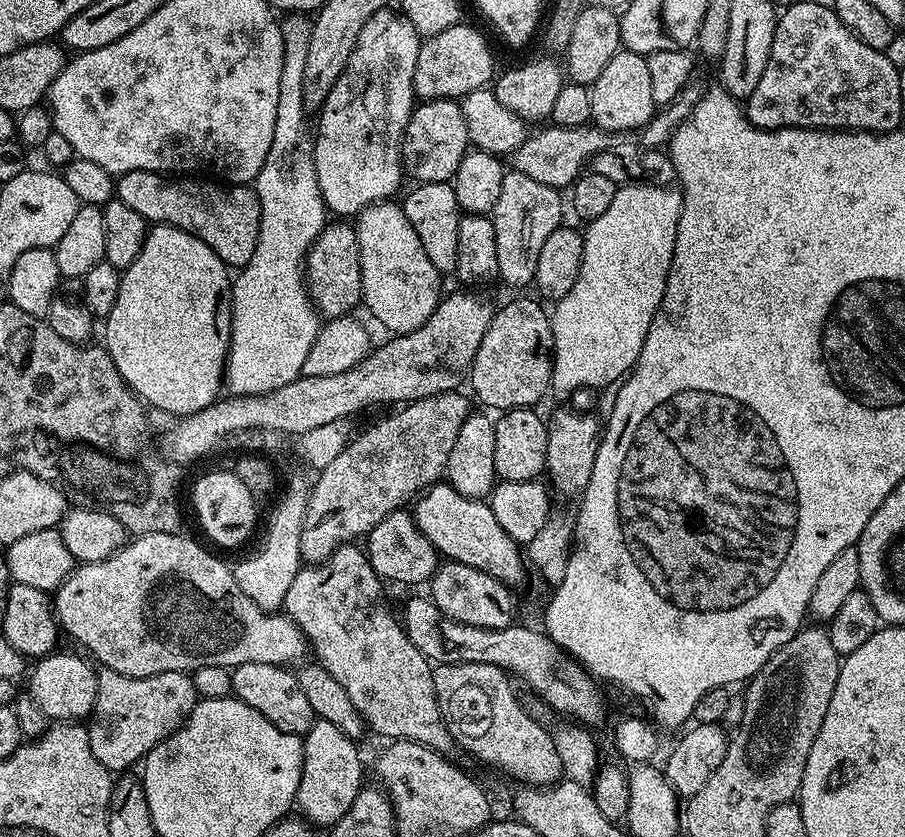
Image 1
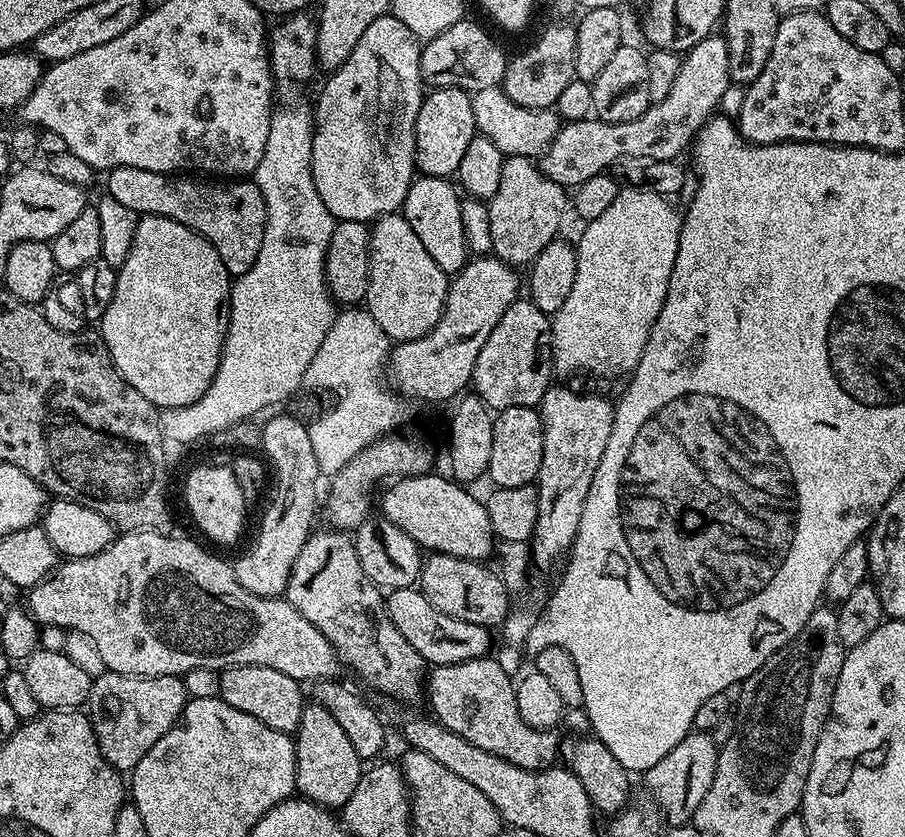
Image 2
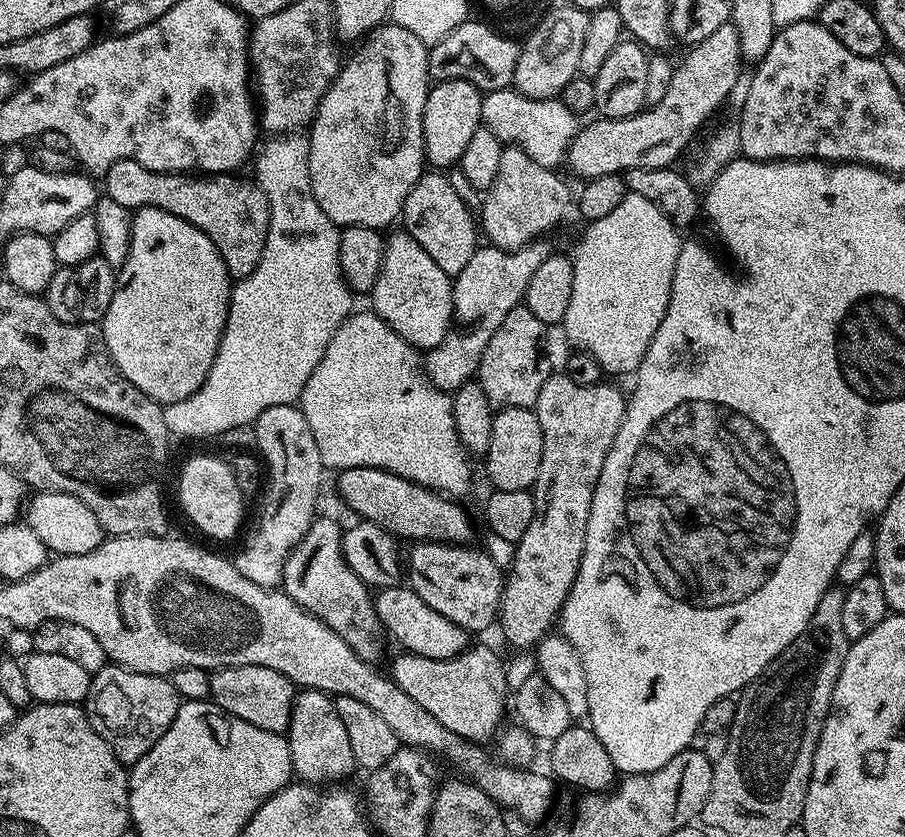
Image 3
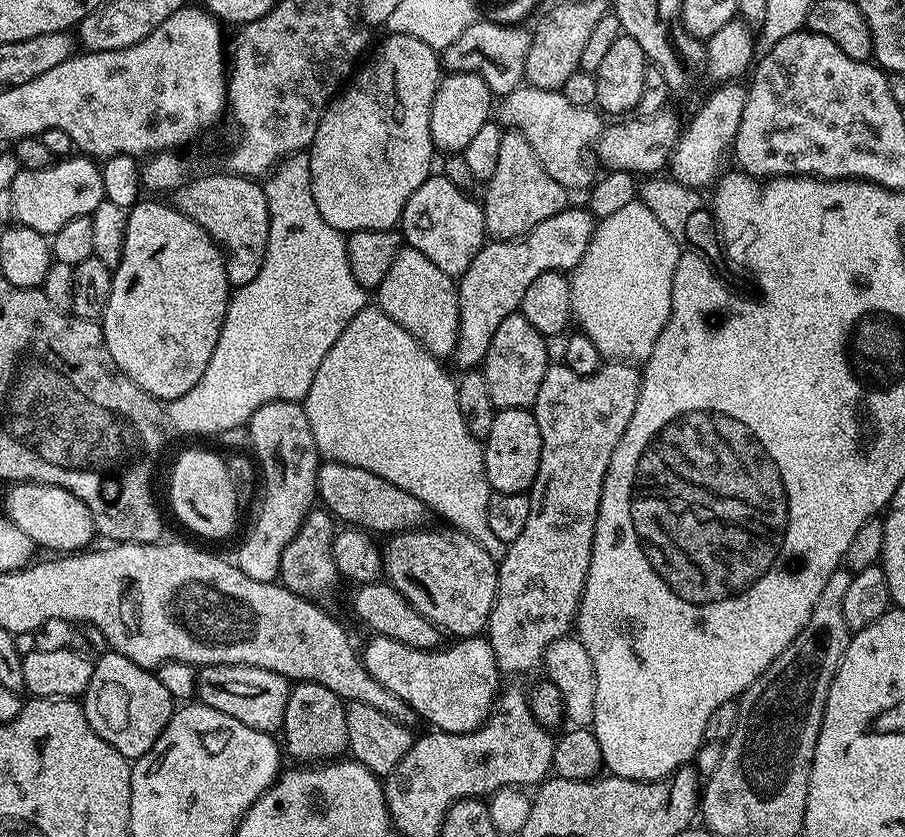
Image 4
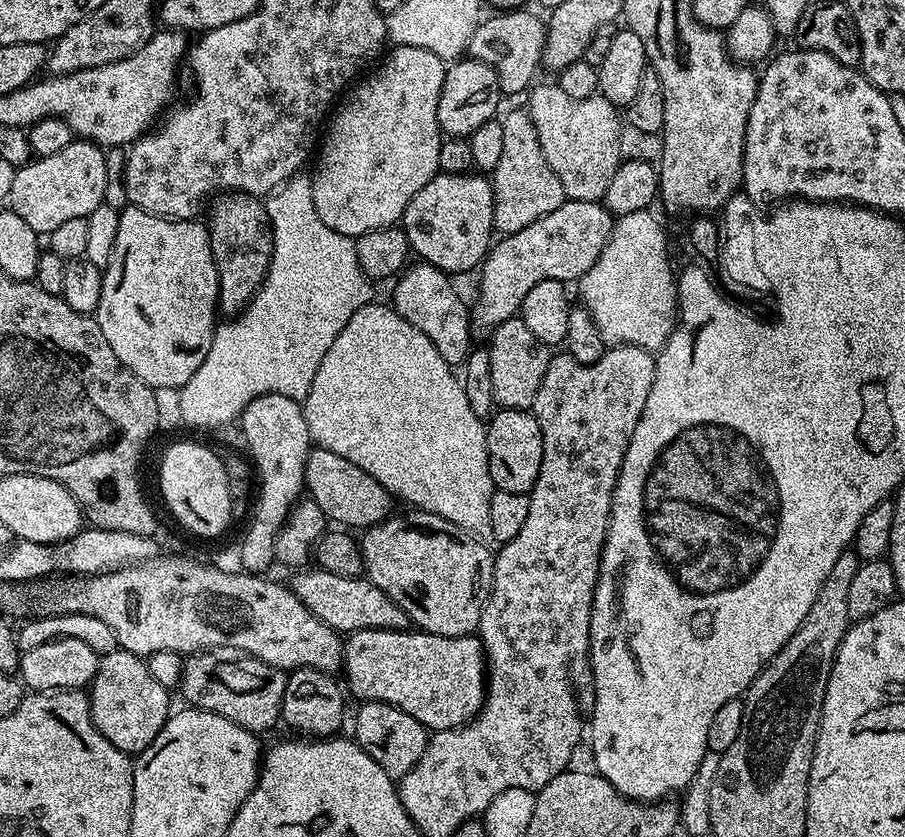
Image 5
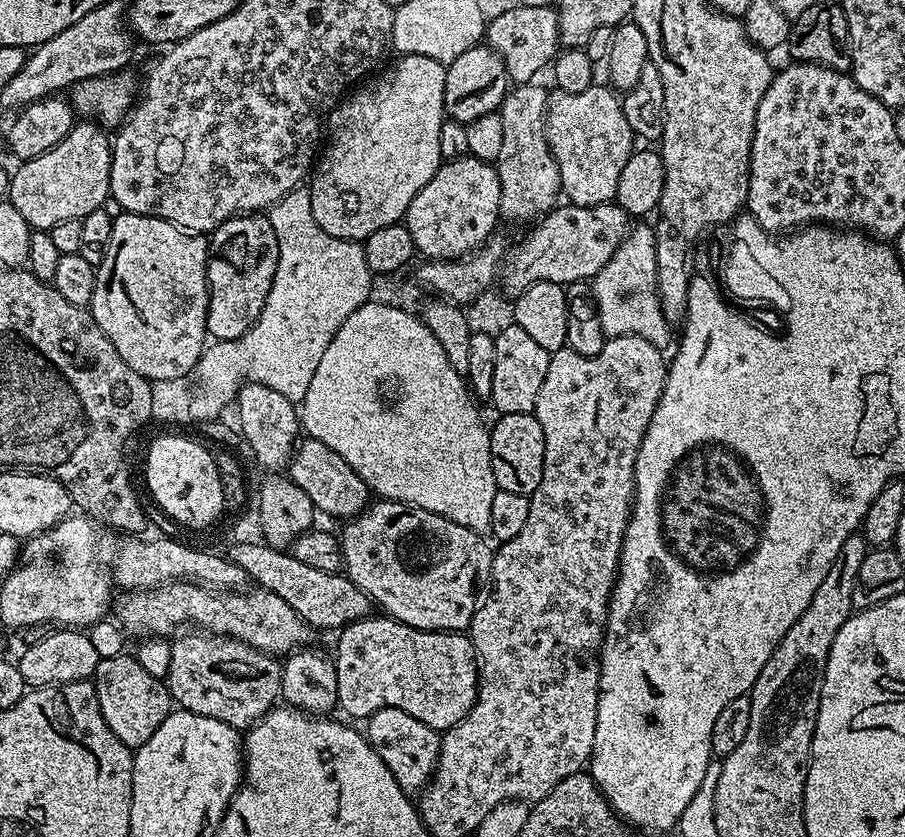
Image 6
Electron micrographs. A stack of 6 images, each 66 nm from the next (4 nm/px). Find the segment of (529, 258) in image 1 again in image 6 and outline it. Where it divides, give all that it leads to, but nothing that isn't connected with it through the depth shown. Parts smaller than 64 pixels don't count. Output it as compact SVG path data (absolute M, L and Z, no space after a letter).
M540 82L518 84L504 97L498 109L502 118L503 137L502 150L494 163L502 186L500 214L505 221L535 221L557 207L561 199L558 162L548 145L546 117L549 95L549 89L544 89Z

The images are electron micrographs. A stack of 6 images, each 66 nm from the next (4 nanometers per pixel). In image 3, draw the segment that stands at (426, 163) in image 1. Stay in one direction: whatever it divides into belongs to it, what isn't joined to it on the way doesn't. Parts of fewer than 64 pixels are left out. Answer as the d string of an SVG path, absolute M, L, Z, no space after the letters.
M441 80L429 87L426 110L422 114L422 134L424 135L424 154L427 163L433 169L448 170L459 165L462 150L466 150L470 138L474 138L474 134L482 127L480 115L482 114L483 101L484 97L480 89L465 80Z

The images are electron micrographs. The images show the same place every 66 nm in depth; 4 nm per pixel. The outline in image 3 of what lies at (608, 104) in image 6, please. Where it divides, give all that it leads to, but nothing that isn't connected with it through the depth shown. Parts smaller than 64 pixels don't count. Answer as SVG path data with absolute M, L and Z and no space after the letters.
M511 86L483 93L483 97L481 125L490 129L501 144L522 149L534 158L534 162L538 162L538 166L556 170L565 163L570 142L578 131L578 116L559 98L539 100L533 96L523 96Z

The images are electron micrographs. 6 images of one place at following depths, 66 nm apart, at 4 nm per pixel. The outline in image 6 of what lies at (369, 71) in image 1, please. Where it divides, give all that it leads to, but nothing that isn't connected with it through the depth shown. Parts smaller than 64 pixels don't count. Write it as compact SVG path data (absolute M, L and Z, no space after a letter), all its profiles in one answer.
M422 54L401 55L396 59L400 60L377 78L376 88L357 87L349 91L326 117L326 139L307 189L314 222L334 238L362 242L374 230L382 230L382 226L401 223L418 190L434 178L441 166L438 130L442 130L446 119L445 65L434 62L434 58L422 58Z

